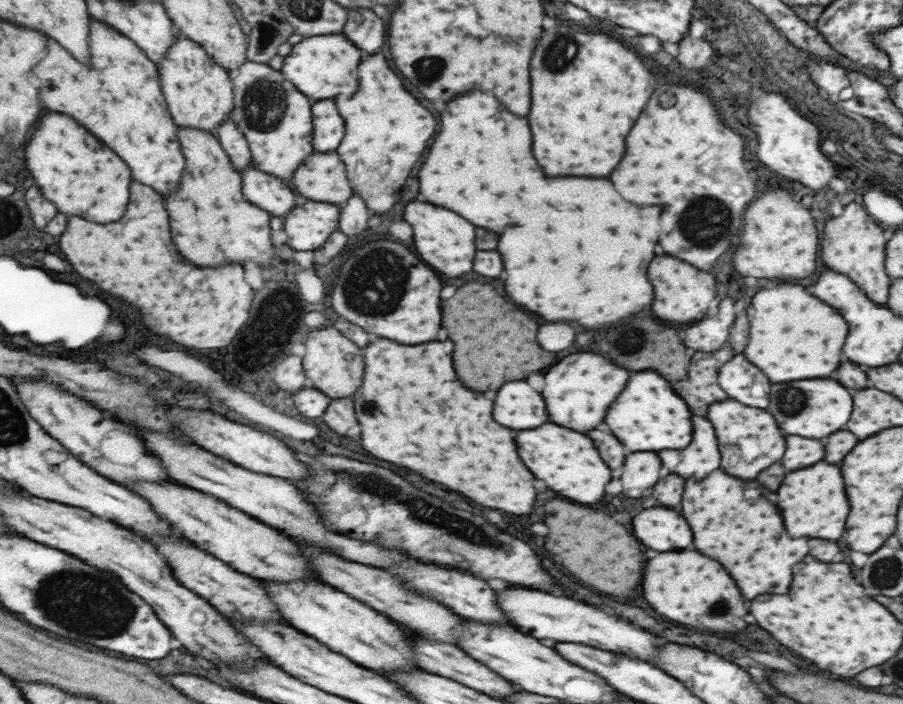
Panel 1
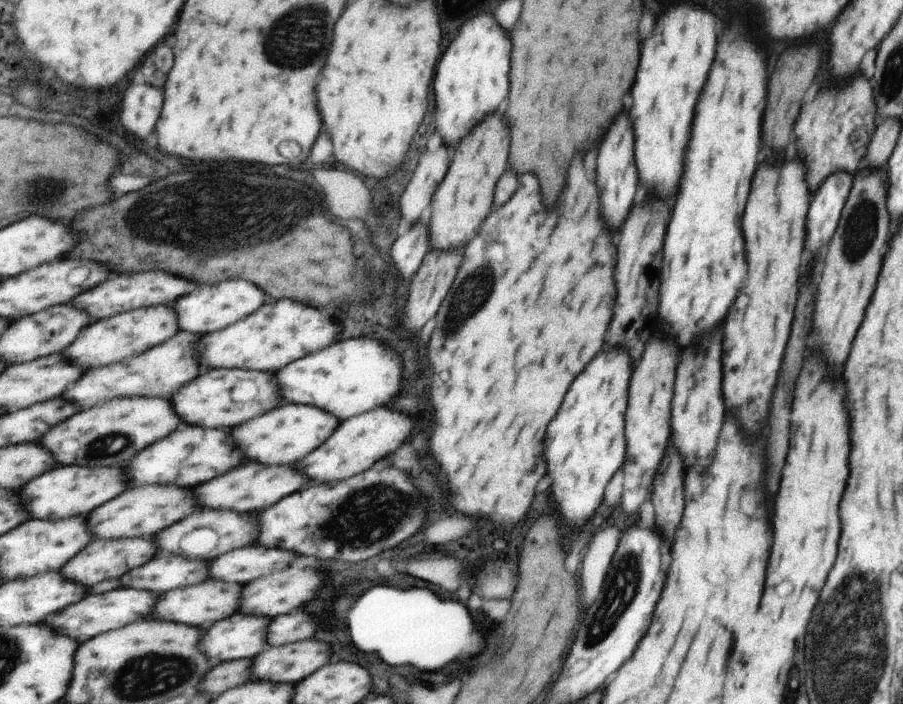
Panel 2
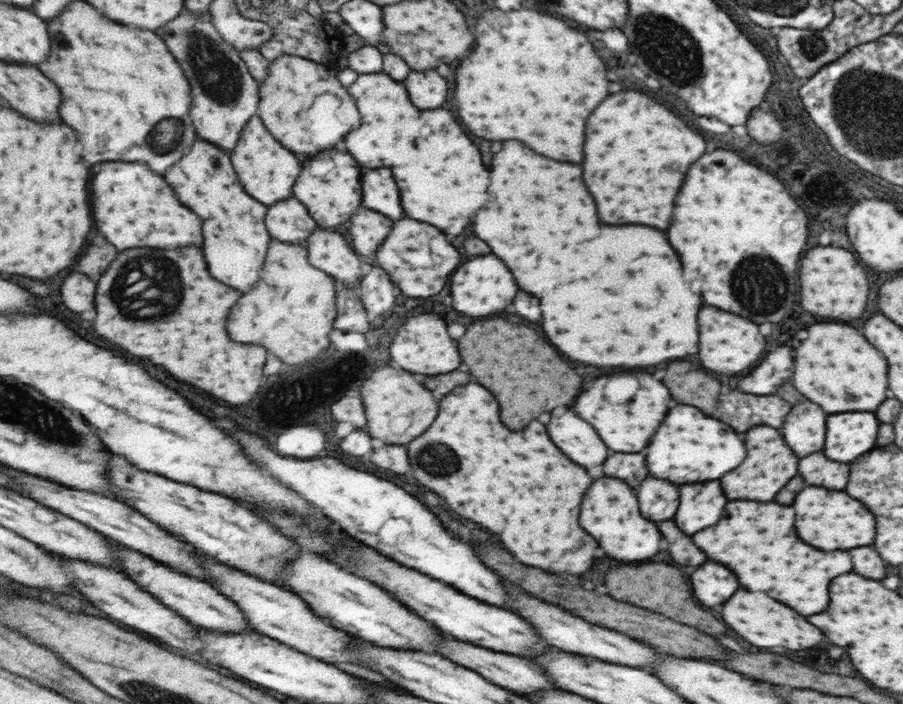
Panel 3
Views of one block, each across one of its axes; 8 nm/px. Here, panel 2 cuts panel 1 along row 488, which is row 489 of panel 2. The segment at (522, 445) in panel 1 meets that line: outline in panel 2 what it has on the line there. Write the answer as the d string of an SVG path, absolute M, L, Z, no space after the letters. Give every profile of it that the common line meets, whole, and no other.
M607 348L591 360L579 380L571 384L559 416L551 420L551 436L547 436L547 474L551 478L553 500L565 522L581 526L599 506L603 488L621 466L625 454L623 412L627 404L627 380L631 362L623 348Z

